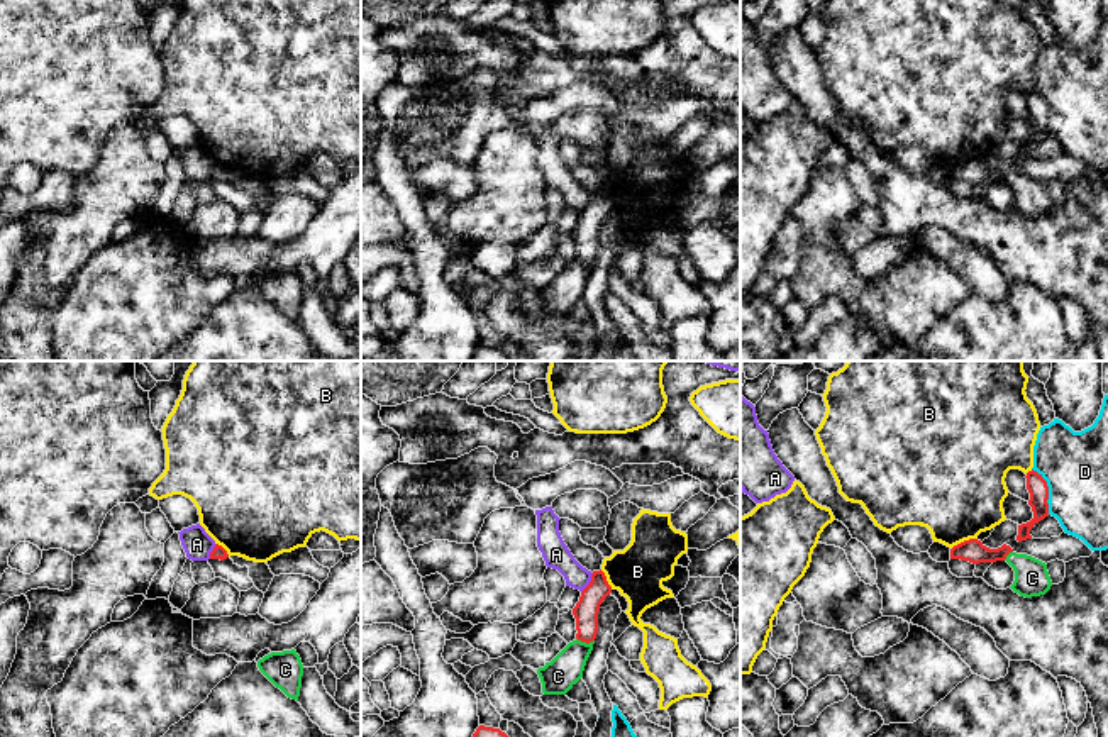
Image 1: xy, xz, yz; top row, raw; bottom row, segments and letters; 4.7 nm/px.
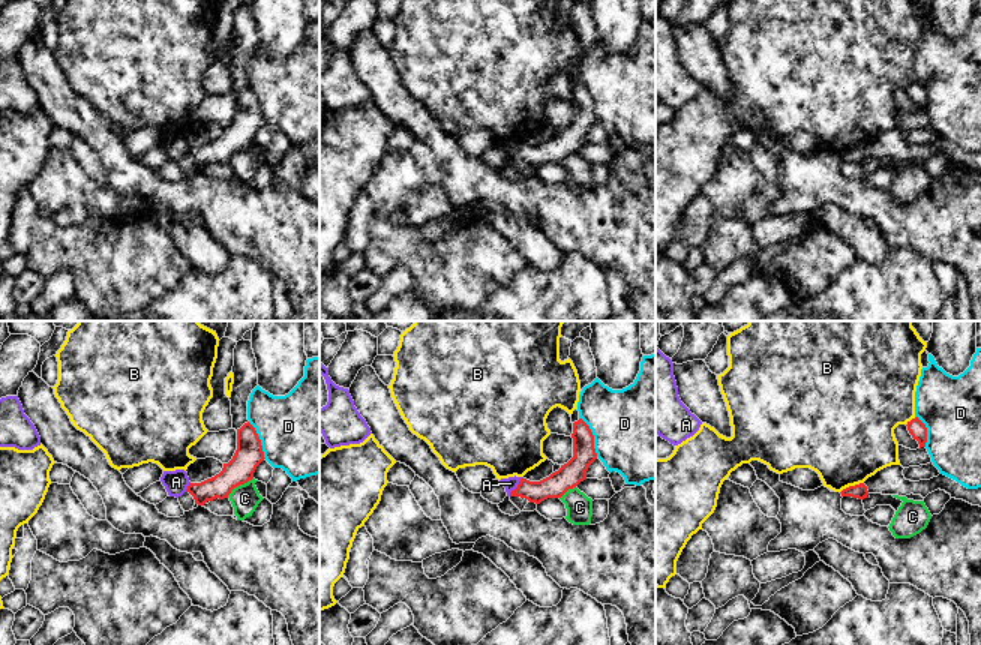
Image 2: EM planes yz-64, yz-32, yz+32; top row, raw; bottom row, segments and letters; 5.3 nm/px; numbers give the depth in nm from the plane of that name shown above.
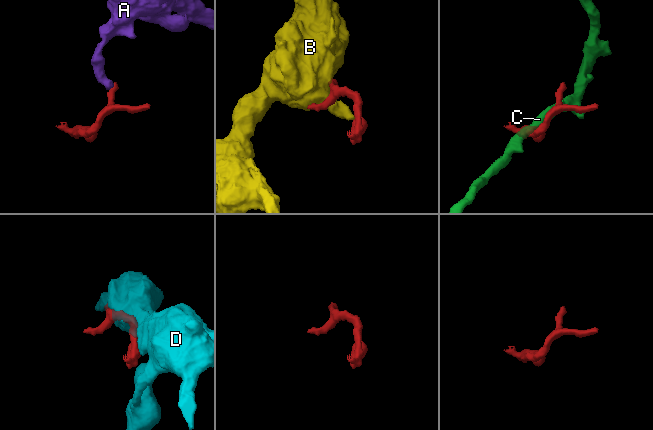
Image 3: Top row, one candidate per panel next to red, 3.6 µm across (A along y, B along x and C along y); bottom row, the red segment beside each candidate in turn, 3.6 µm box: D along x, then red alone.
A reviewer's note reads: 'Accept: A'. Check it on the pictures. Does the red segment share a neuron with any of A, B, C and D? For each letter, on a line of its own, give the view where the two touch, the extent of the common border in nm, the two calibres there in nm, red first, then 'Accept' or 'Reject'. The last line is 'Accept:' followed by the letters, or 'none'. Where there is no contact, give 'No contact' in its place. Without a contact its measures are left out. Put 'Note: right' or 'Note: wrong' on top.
Note: wrong
A: Touches red in xz. Shared border 110 nm. Thickness 120 nm (red) against 130 nm. Reject
B: Touches red in yz. Shared border 140 nm. Thickness 110 nm (red) against 460 nm. Reject
C: Touches red in xz. Shared border 90 nm. Thickness 120 nm (red) against 160 nm. Reject
D: Touches red in yz. Shared border 240 nm. Thickness 100 nm (red) against 320 nm. Reject
Accept: none

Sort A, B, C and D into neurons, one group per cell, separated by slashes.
A / B / C / D

